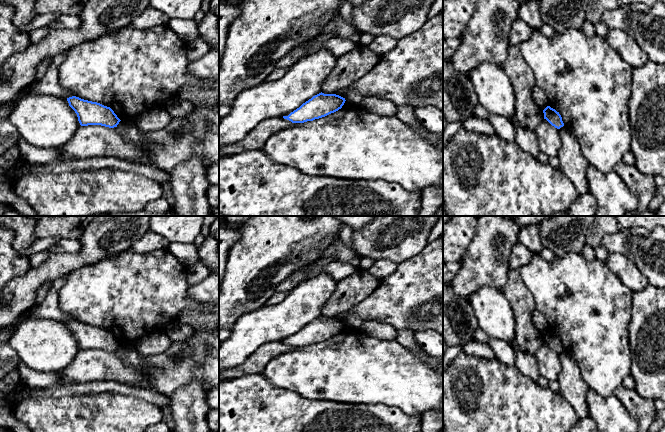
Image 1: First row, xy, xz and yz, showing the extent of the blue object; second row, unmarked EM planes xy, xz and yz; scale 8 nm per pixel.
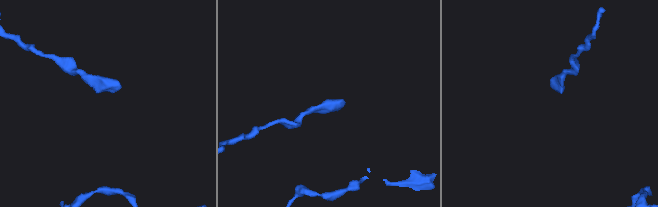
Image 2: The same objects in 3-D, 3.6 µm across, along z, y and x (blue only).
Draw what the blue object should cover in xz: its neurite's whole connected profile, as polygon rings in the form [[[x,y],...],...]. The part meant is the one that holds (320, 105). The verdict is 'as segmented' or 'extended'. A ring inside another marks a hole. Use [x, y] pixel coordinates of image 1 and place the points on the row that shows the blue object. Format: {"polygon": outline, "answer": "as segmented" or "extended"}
{"polygon": [[[321,92],[303,103],[288,116],[283,116],[283,118],[292,123],[313,121],[338,111],[342,108],[345,101],[345,98],[339,95]]], "answer": "as segmented"}

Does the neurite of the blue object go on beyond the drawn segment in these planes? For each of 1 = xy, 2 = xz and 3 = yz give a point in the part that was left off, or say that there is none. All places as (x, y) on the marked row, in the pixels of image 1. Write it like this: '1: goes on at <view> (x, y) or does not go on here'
1: does not go on here
2: does not go on here
3: does not go on here

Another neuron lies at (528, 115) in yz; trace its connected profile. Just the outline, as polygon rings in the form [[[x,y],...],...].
[[[518,45],[509,47],[503,70],[516,97],[513,121],[520,128],[535,130],[544,119],[544,113],[532,98],[532,89],[536,85],[534,74],[524,61]]]

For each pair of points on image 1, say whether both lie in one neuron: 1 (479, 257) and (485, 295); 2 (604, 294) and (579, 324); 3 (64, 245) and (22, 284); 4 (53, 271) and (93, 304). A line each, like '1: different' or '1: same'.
1: different
2: same
3: different
4: different

